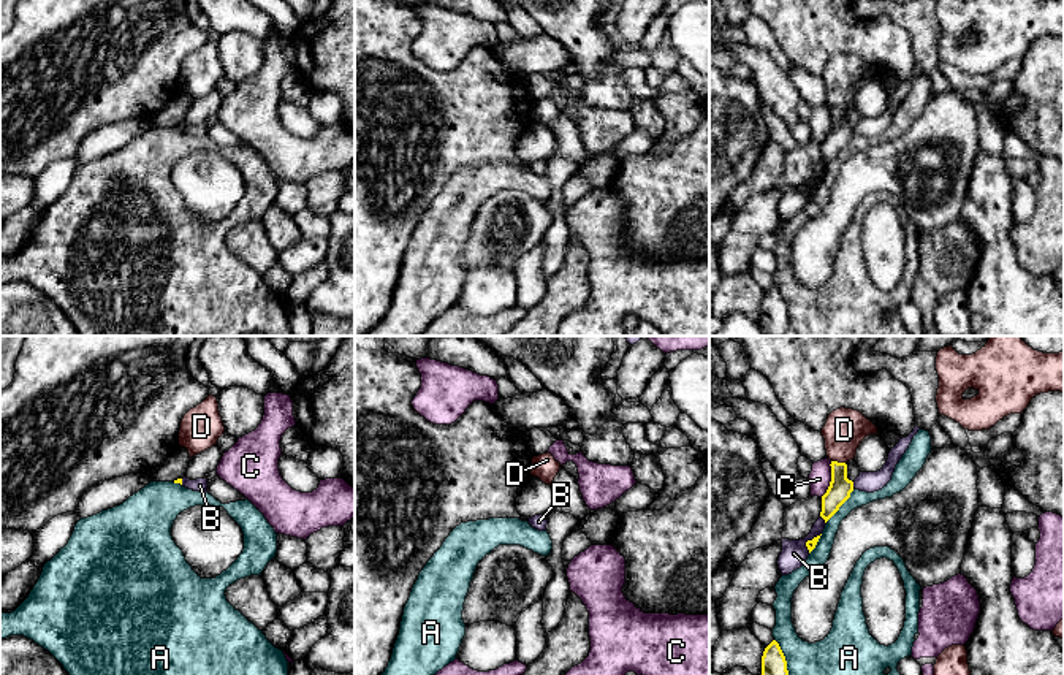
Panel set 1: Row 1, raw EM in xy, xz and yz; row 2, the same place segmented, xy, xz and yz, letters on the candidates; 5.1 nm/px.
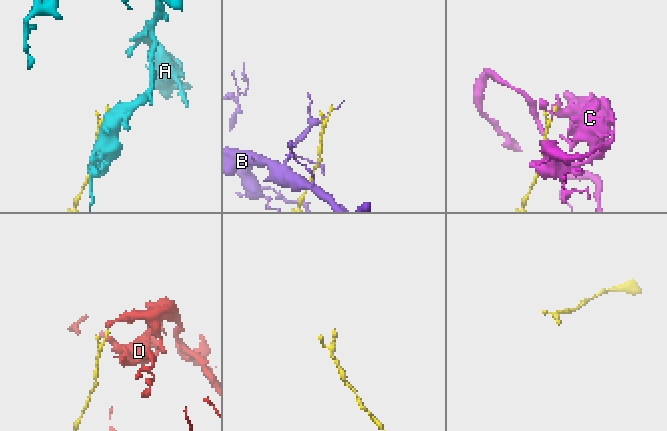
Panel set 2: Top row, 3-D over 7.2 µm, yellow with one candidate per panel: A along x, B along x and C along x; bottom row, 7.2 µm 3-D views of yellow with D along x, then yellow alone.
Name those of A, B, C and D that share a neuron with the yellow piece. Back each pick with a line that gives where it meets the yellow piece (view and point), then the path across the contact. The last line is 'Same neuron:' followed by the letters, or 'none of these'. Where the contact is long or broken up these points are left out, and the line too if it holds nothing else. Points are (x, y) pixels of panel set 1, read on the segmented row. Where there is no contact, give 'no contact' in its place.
Same neuron: none of these

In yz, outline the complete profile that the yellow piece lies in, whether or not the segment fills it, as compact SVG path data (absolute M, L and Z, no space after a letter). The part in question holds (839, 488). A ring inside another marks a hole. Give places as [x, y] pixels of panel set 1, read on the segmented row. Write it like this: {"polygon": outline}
{"polygon": "M831 461L831 482L826 493L822 496L820 517L825 523L839 510L839 507L850 498L853 482L847 479L847 464Z"}

